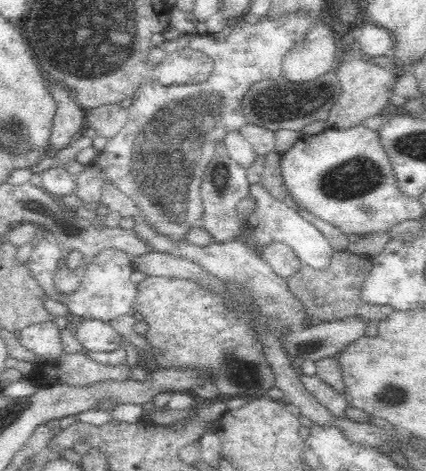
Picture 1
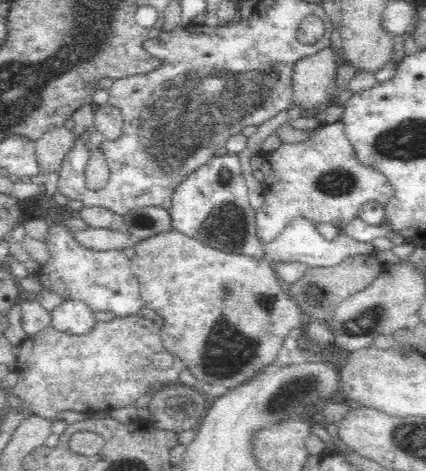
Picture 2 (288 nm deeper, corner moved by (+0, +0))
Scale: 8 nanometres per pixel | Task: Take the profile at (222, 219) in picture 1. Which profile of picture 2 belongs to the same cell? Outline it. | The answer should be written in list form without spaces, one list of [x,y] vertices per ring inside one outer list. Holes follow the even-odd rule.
[[[236,154],[212,156],[198,170],[188,174],[174,192],[170,220],[176,232],[198,242],[206,242],[226,254],[240,254],[254,260],[266,260],[266,244],[258,234],[258,210],[250,204],[250,186],[246,186],[242,164]]]

